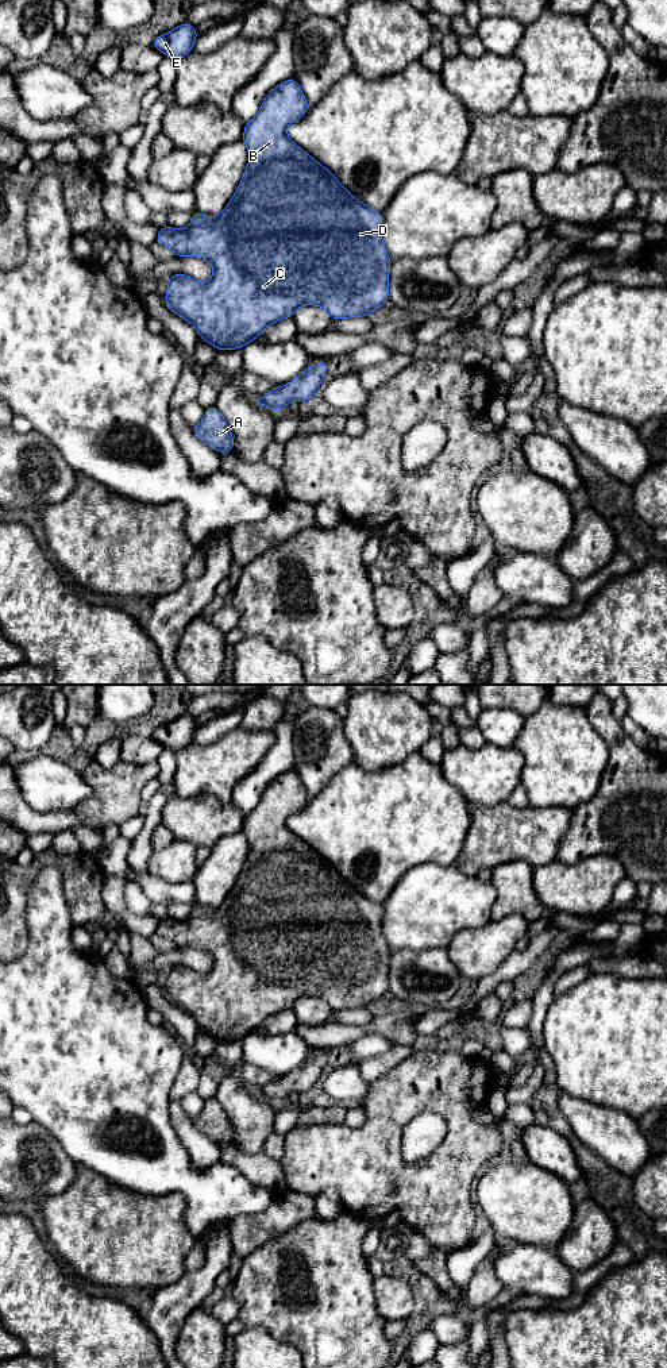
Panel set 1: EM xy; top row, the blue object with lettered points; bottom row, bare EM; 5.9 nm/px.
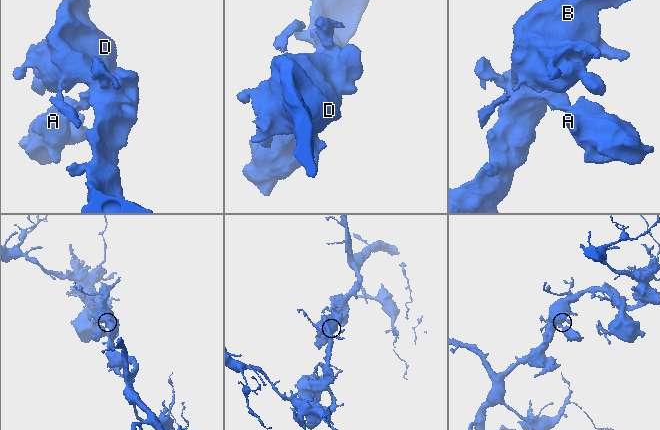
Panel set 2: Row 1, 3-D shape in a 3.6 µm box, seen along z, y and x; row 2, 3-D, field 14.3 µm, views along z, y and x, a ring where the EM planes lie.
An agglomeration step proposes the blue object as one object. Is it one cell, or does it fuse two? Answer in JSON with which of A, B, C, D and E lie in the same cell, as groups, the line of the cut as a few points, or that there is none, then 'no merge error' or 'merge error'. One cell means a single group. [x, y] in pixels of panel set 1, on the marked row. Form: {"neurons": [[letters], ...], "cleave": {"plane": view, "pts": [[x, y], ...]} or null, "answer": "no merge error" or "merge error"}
{"neurons": [["A", "B", "C", "D", "E"]], "cleave": null, "answer": "no merge error"}

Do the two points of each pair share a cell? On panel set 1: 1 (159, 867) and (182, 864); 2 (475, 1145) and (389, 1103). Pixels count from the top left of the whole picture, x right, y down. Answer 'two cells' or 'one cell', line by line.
1: one cell
2: one cell

